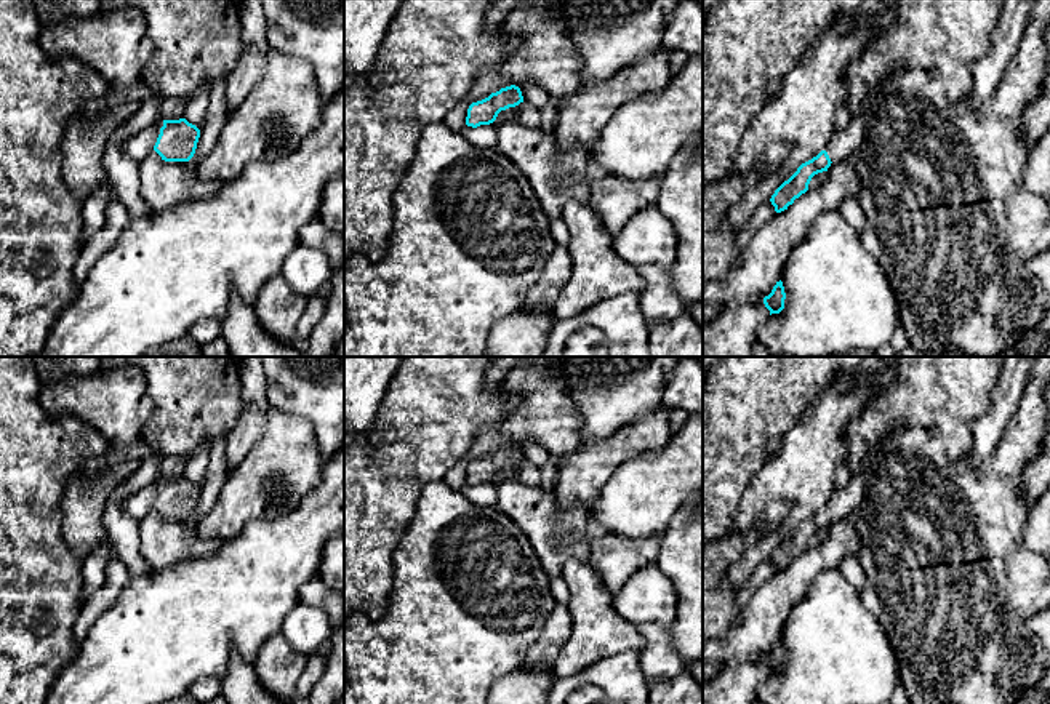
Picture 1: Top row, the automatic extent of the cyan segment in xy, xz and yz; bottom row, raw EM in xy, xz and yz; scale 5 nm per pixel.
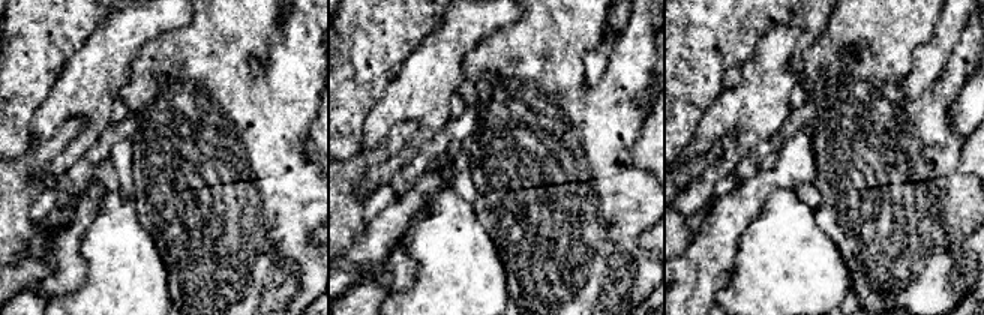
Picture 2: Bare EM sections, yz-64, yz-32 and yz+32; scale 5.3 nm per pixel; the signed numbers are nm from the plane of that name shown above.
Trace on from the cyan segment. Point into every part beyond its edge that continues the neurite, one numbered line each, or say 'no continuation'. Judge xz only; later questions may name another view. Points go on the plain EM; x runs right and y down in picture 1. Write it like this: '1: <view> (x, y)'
no continuation

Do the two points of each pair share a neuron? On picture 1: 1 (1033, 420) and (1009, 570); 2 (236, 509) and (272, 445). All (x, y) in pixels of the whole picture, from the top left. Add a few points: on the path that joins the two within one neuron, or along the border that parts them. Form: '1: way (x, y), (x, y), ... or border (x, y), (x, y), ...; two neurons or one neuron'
1: way (1010, 456), (1005, 466), (1005, 533); one neuron
2: way (248, 493), (272, 461); one neuron

